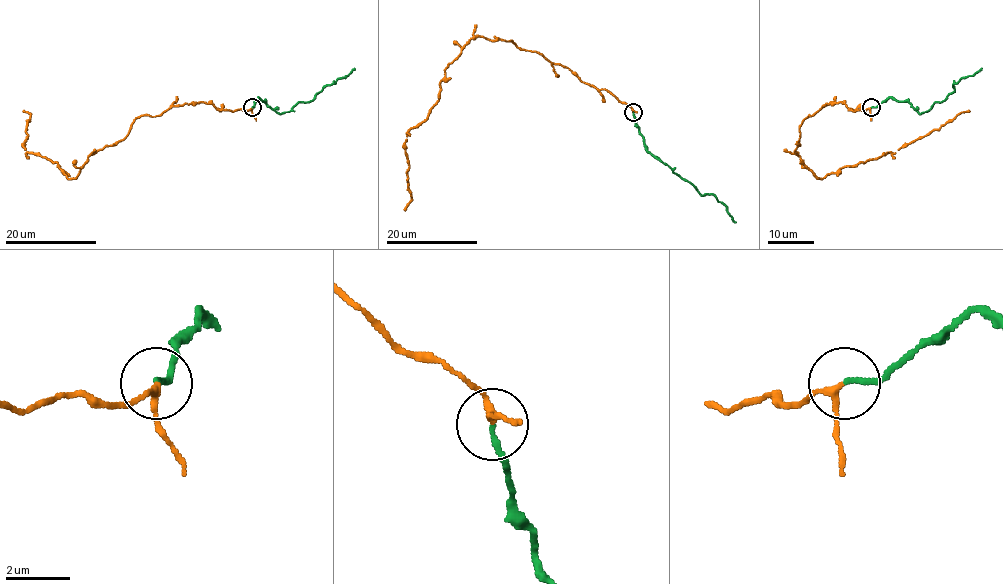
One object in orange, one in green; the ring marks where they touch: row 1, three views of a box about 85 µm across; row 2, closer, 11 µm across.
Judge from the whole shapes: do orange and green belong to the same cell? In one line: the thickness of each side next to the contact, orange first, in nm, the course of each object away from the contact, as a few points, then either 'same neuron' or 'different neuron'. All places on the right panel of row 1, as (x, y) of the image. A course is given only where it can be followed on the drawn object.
180 nm thick on the orange side, 160 nm on the other; orange runs (871, 108), (856, 111), (842, 102), (826, 103), (802, 121), (795, 153), (817, 178), (893, 153), (969, 110); green runs (871, 108), (894, 97), (907, 101), (919, 113), (927, 112), (954, 90), (953, 85), (982, 68); same neuron

